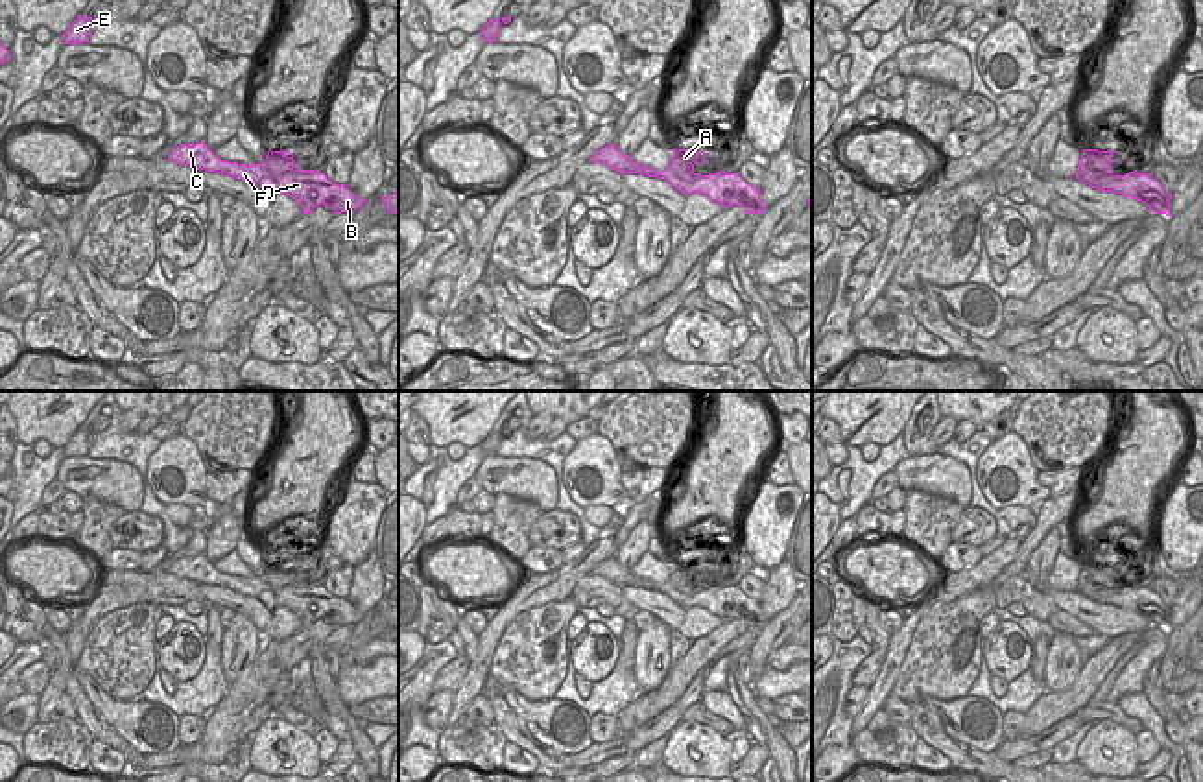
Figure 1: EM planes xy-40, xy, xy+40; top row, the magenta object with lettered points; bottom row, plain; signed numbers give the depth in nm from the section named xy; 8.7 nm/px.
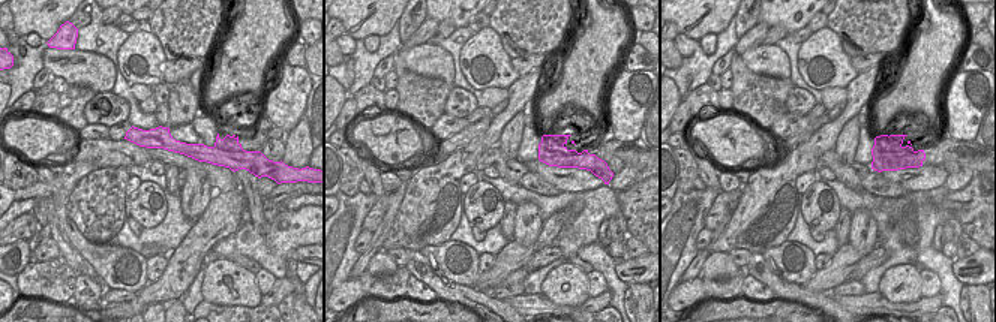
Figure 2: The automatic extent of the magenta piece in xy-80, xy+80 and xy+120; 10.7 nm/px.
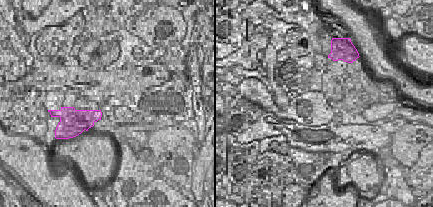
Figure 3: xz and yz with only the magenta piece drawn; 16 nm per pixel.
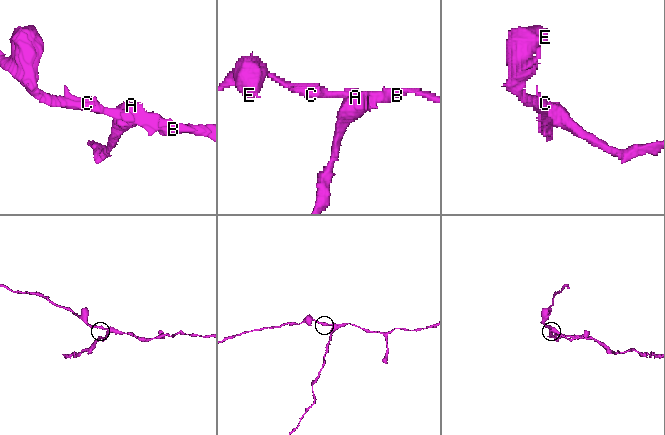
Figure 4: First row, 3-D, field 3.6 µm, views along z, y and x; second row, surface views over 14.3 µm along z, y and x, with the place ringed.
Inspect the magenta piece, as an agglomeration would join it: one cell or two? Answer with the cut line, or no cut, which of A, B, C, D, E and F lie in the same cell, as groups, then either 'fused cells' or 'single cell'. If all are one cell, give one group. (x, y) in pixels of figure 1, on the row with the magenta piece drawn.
cut in xy-40 along (261, 163), (273, 172), (309, 170); A / B C D E F; fused cells

